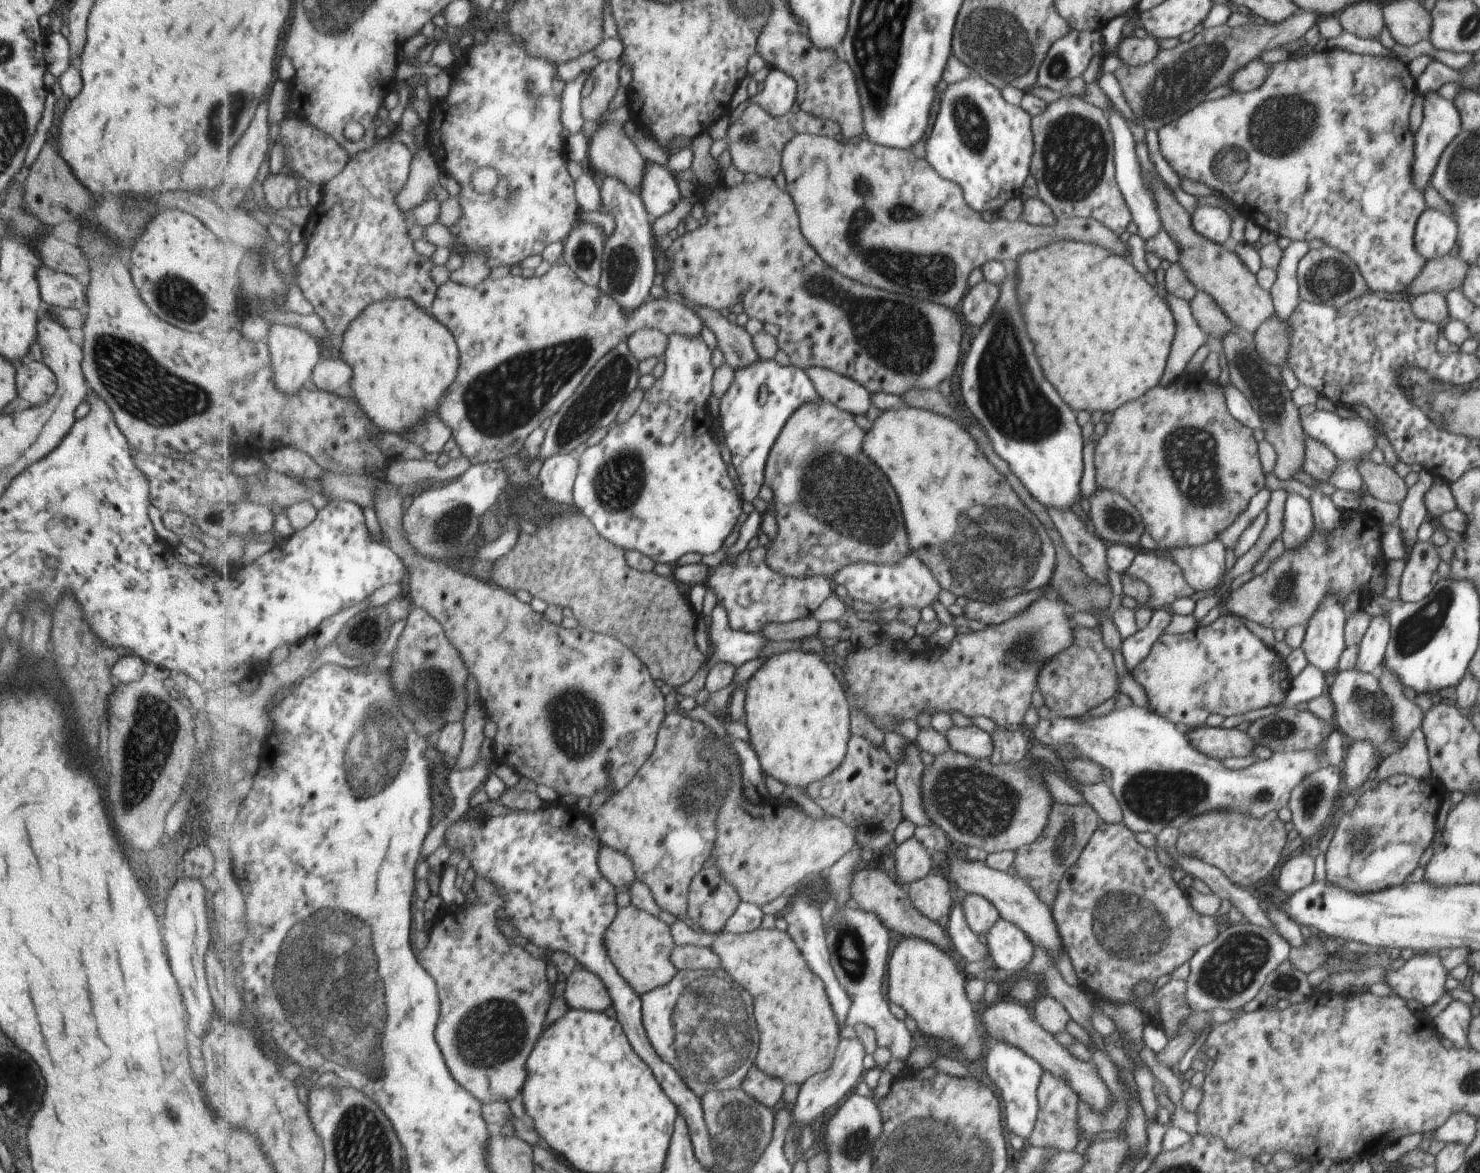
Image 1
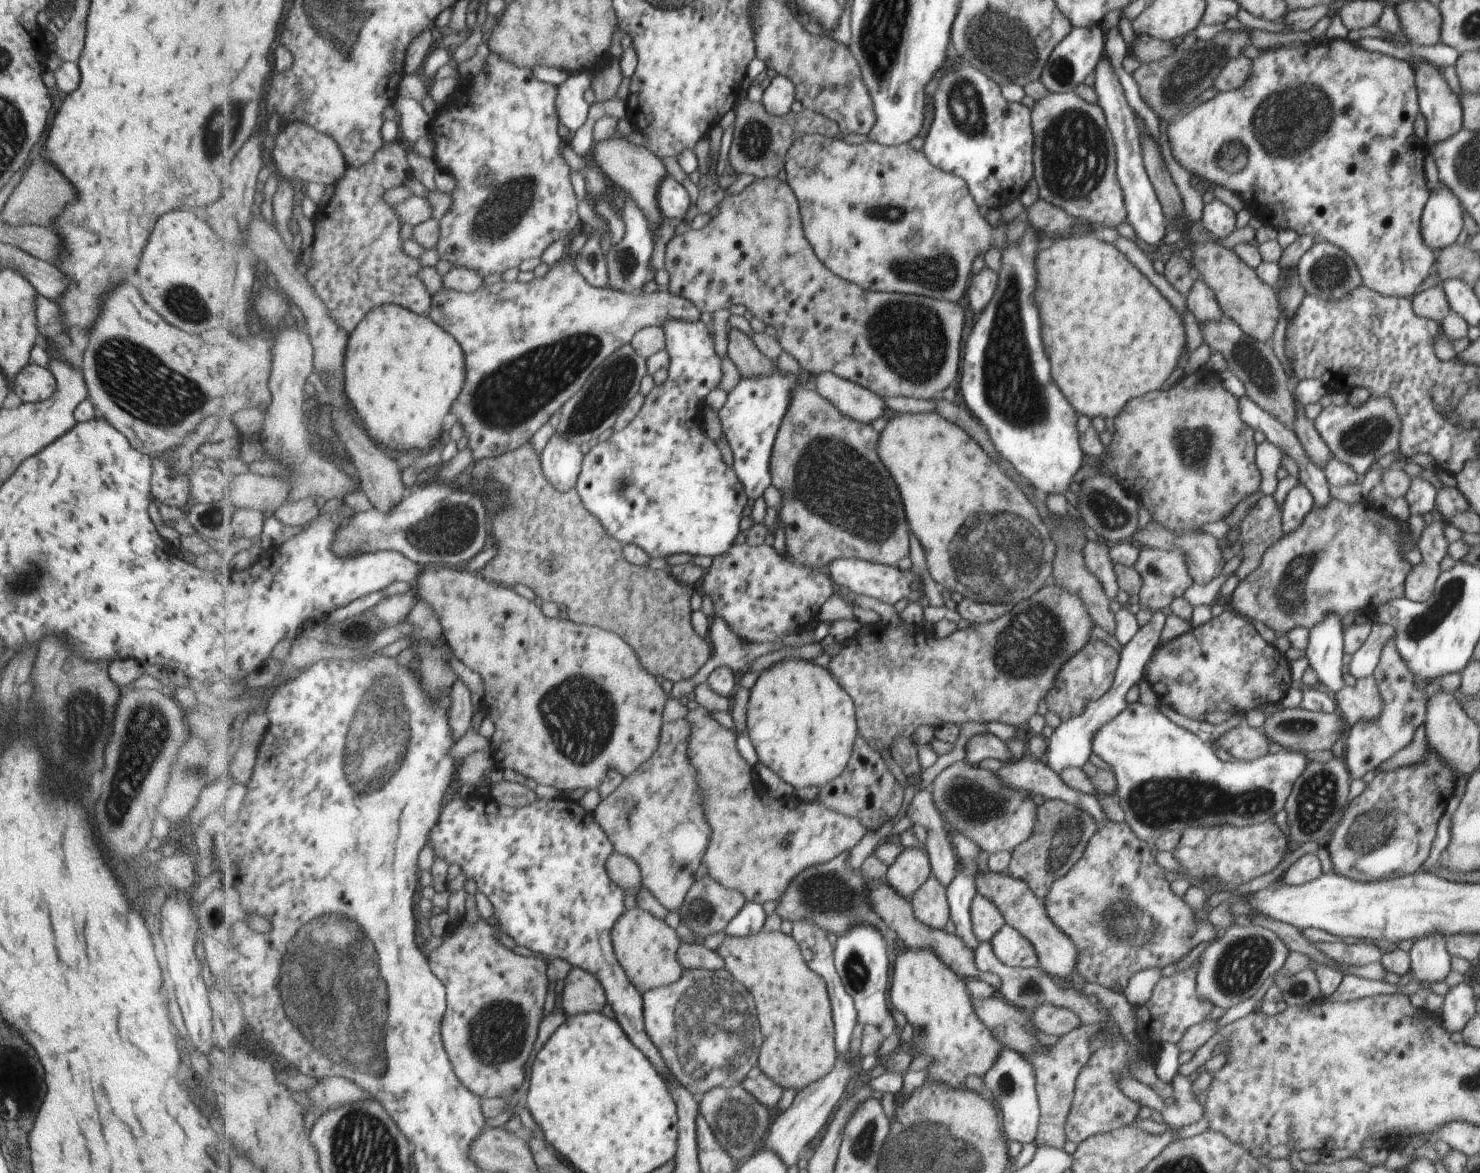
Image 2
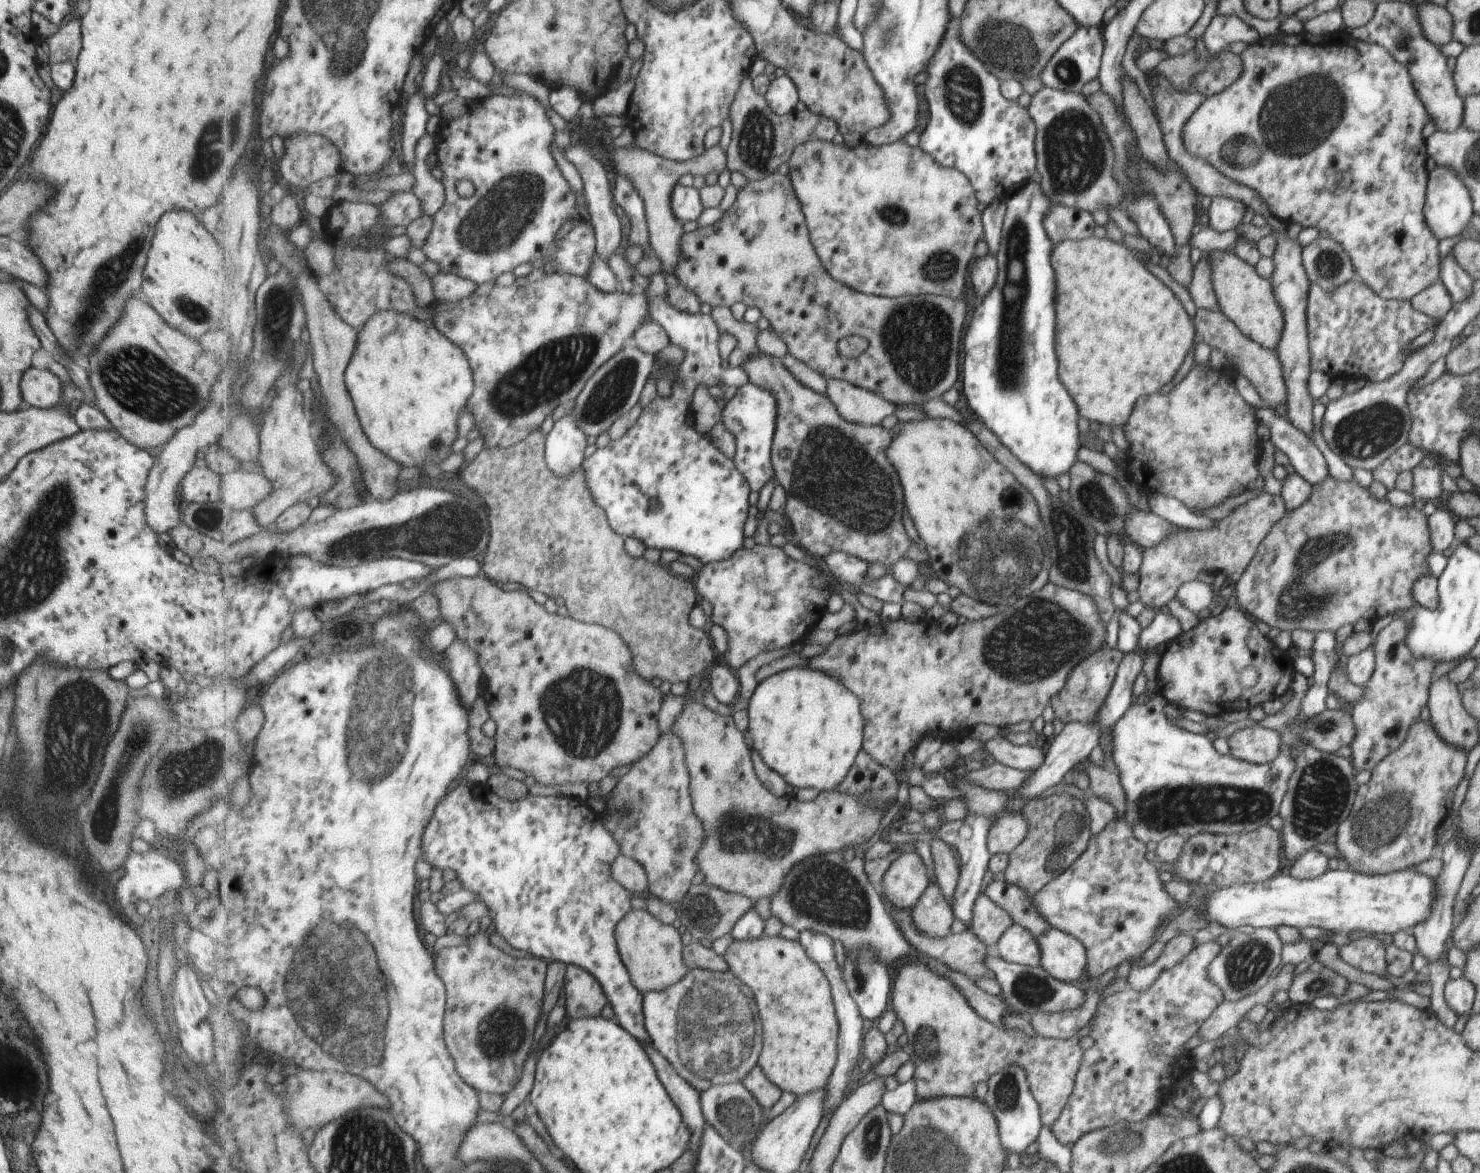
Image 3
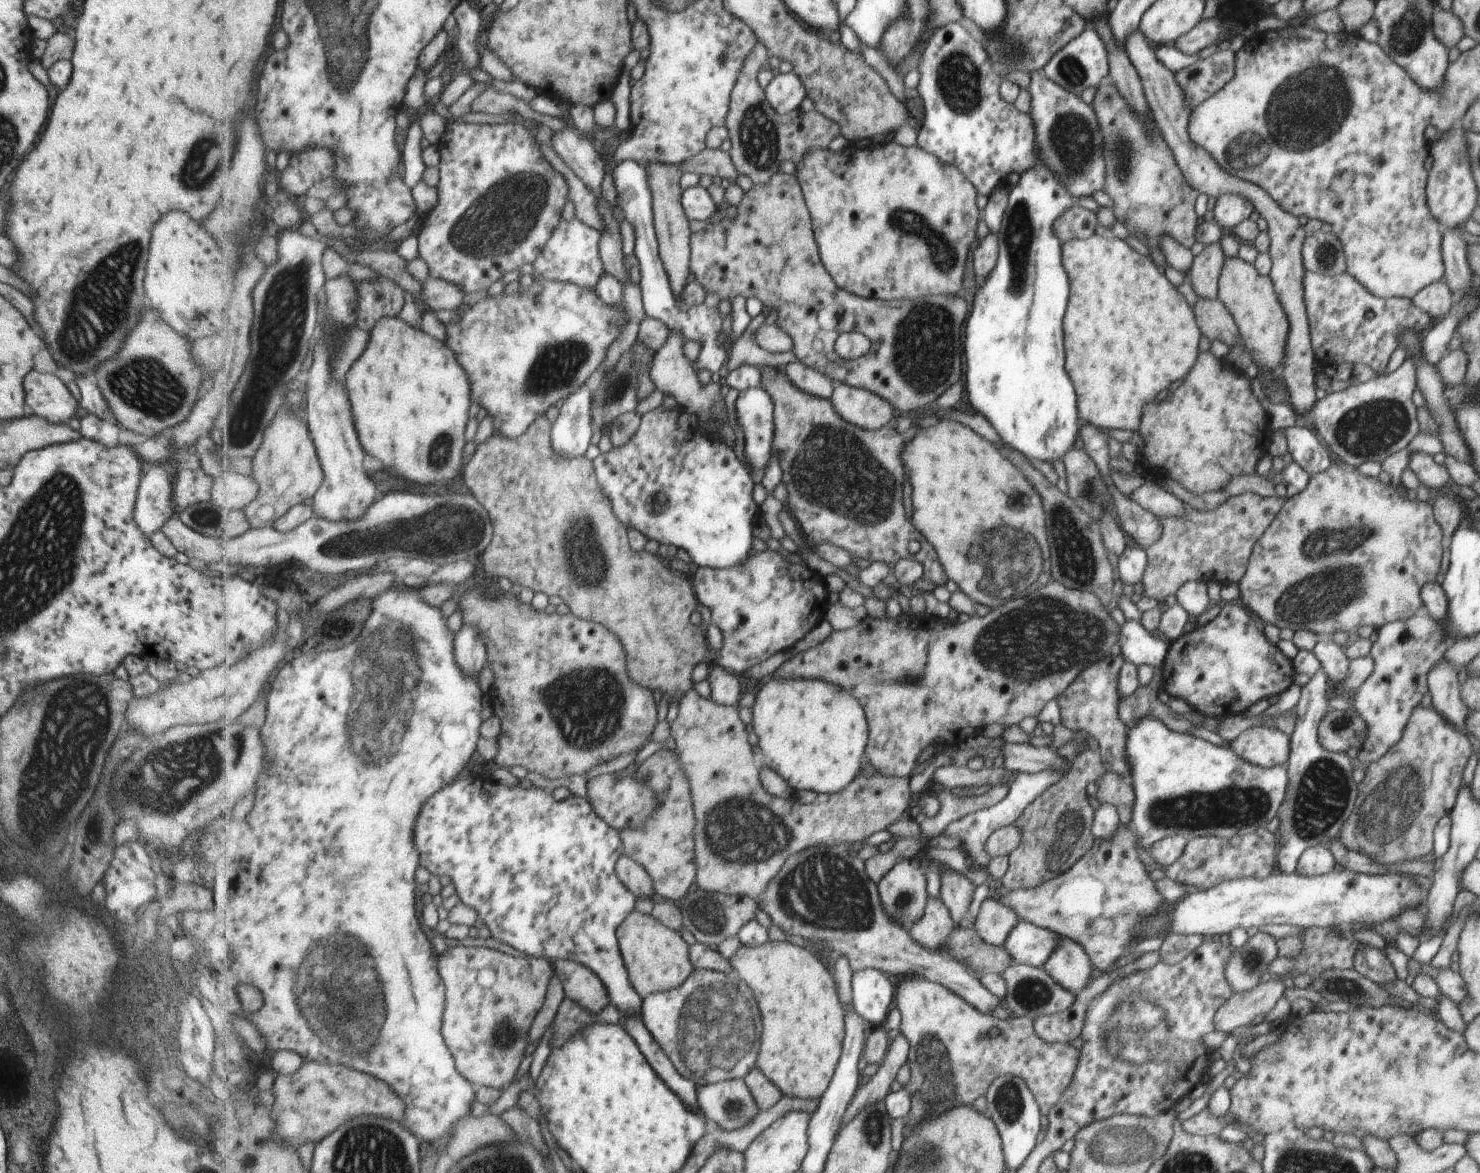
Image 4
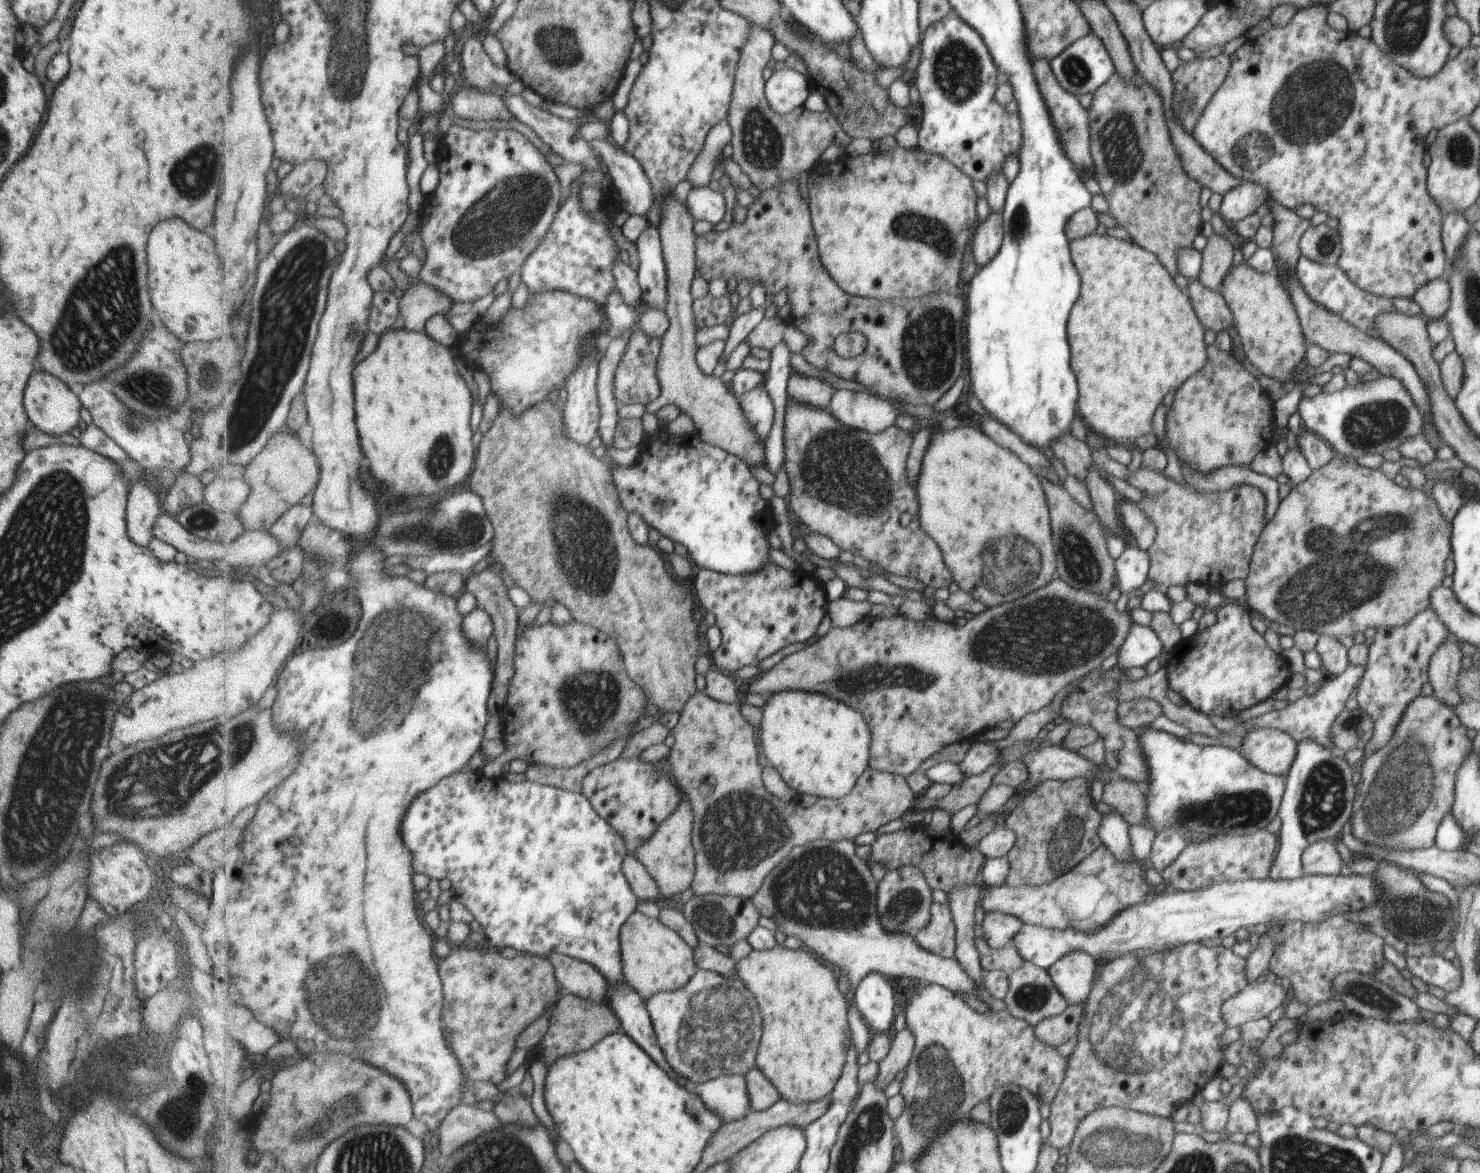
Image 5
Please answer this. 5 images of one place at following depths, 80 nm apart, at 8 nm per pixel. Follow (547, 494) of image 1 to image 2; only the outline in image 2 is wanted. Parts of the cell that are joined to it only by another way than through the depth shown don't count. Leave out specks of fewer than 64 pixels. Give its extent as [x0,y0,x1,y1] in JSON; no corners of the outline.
[540,434,585,493]

